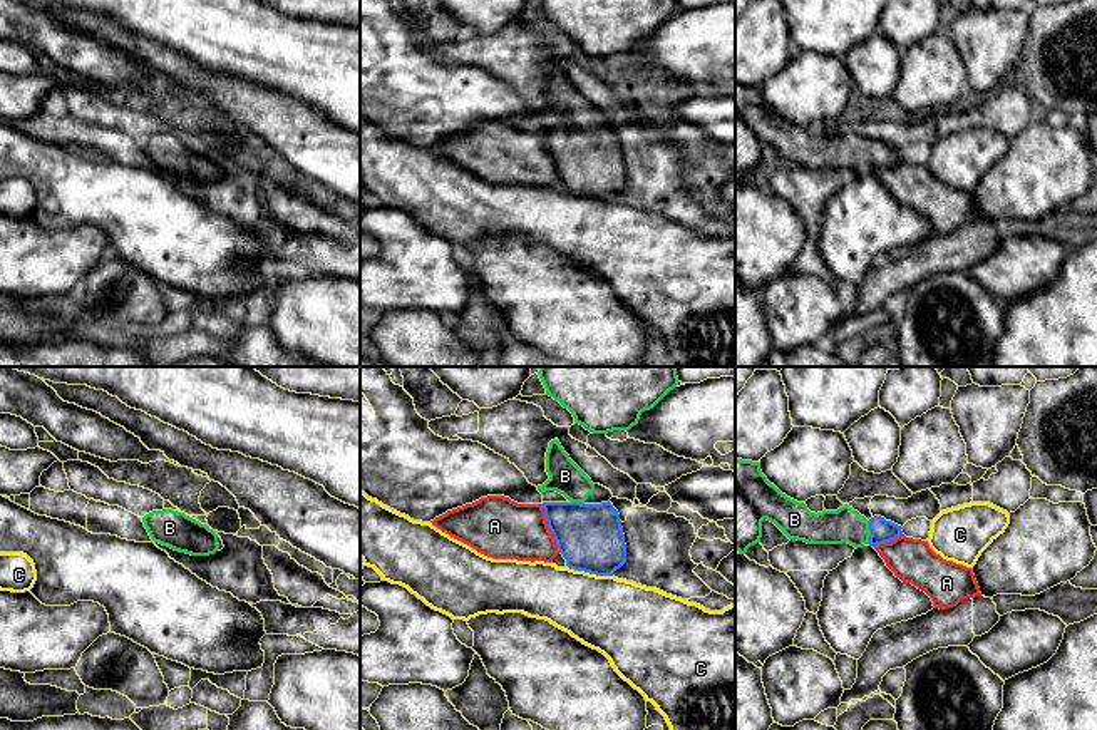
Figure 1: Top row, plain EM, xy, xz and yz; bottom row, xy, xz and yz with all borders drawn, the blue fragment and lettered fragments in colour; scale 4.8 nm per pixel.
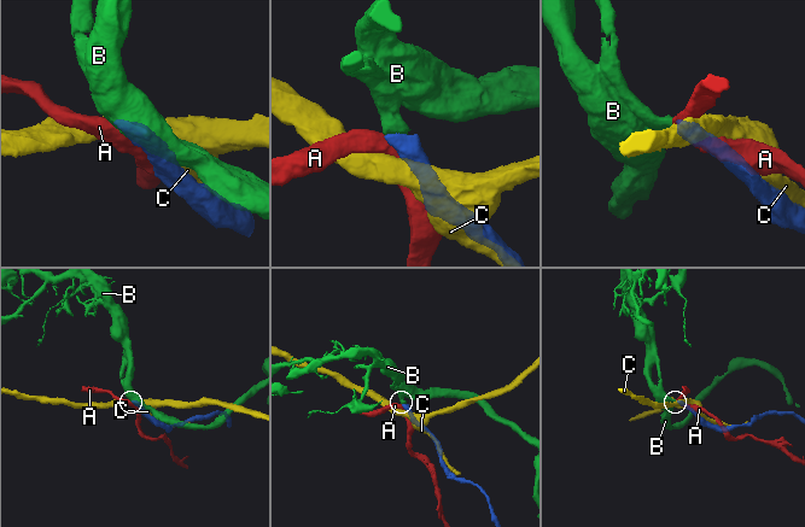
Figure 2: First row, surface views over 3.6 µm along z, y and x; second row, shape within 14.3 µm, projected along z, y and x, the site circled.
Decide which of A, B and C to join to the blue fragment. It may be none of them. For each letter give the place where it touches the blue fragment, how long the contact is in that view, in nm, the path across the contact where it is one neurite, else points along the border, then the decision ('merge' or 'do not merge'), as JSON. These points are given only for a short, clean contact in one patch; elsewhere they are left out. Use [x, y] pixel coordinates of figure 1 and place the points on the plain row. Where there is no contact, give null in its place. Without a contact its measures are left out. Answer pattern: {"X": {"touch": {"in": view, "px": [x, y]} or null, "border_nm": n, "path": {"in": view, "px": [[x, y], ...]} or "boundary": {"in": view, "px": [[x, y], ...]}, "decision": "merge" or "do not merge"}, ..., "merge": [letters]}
{"A": {"touch": {"in": "xz", "px": [548, 151]}, "border_nm": 260, "decision": "do not merge"}, "B": {"touch": {"in": "yz", "px": [871, 158]}, "border_nm": 110, "path": {"in": "yz", "px": [[883, 156], [871, 158], [844, 149]]}, "decision": "merge"}, "C": {"touch": {"in": "xz", "px": [590, 198]}, "border_nm": 240, "decision": "do not merge"}, "merge": ["B"]}

